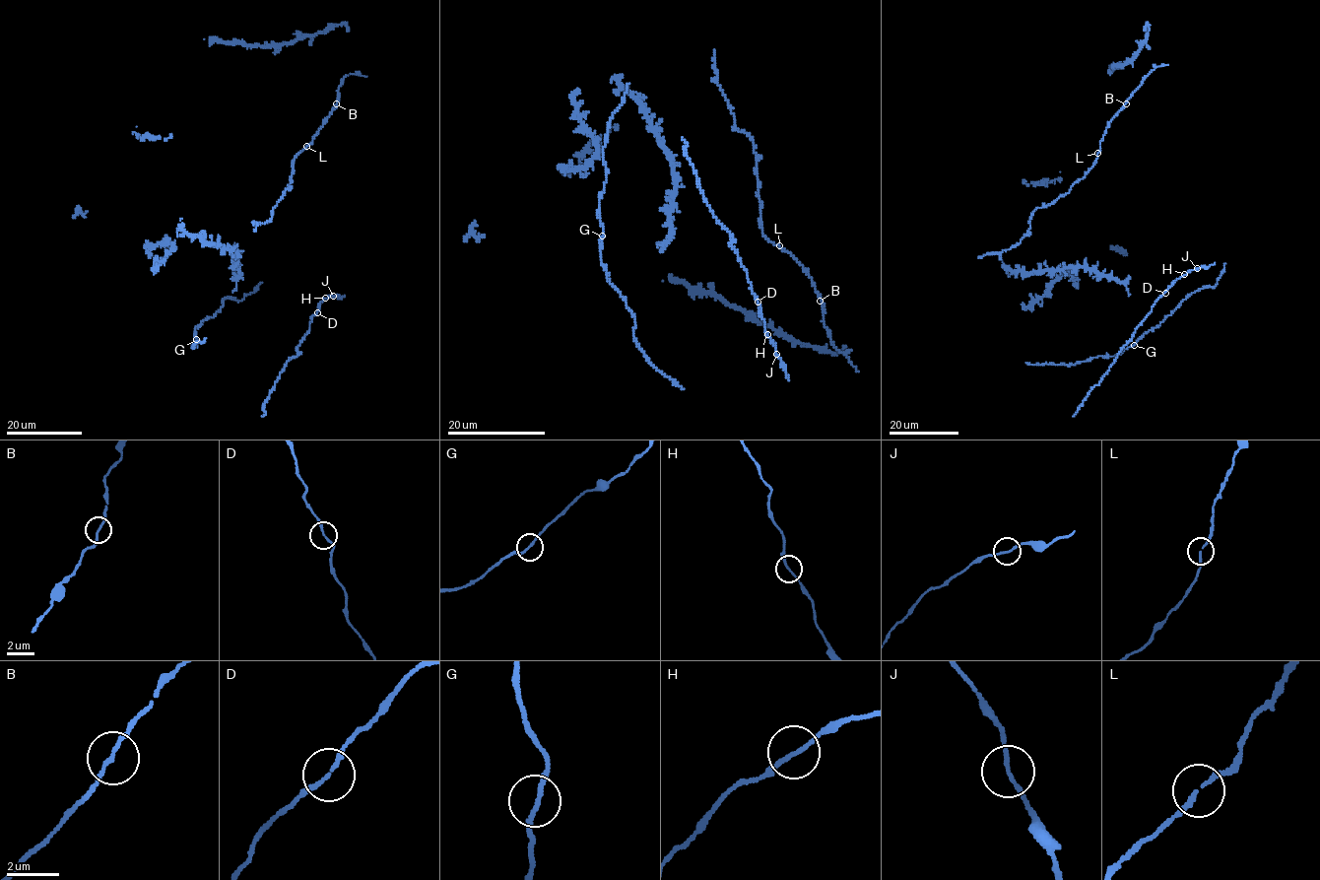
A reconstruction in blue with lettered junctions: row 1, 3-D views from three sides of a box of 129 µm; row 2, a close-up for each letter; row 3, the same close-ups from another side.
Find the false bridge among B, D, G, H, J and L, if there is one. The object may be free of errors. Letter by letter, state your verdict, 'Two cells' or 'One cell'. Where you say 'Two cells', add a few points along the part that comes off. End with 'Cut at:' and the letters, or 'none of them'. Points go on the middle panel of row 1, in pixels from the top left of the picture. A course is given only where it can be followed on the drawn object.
B: One cell
D: One cell
G: One cell
H: One cell
J: Two cells. Course of the part to remove: (776, 354), (789, 379)
L: One cell
Cut at: J

